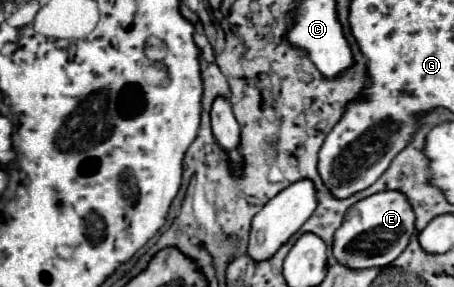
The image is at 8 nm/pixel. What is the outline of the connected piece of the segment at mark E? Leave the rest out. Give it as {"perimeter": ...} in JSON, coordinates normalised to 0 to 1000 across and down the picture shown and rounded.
{"perimeter":[[[828,669],[767,725],[753,787],[736,822],[731,871],[740,906],[767,934],[841,934],[863,920],[894,871],[903,815],[912,815],[912,787],[916,746],[899,711],[899,683],[890,683],[890,669]]]}

